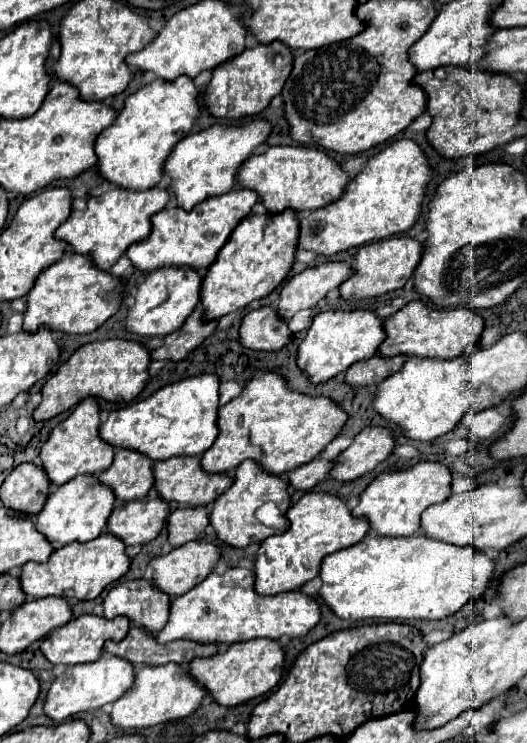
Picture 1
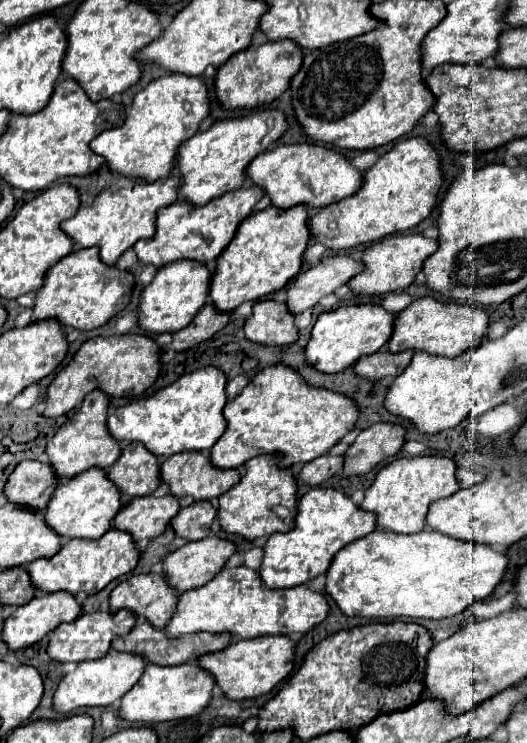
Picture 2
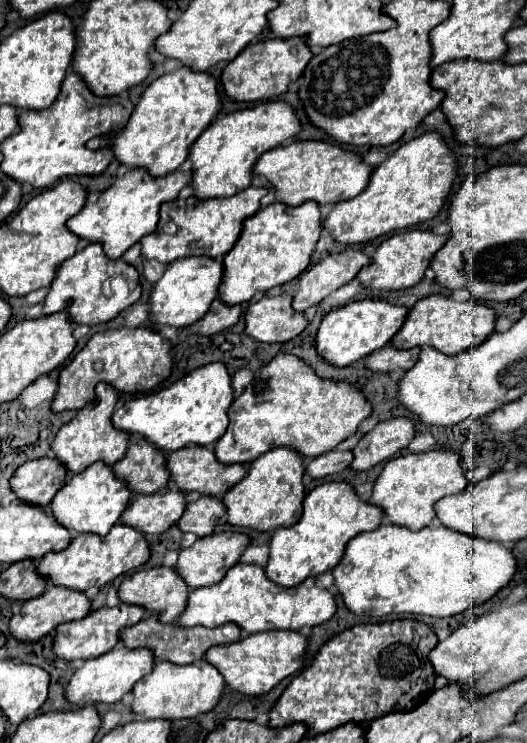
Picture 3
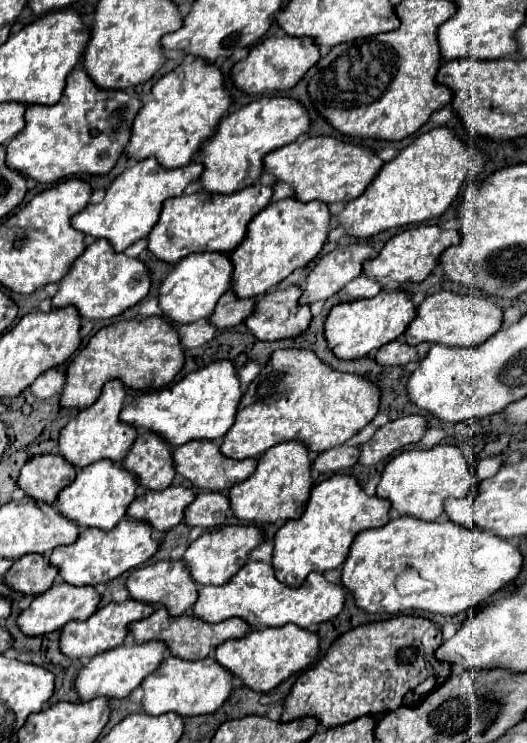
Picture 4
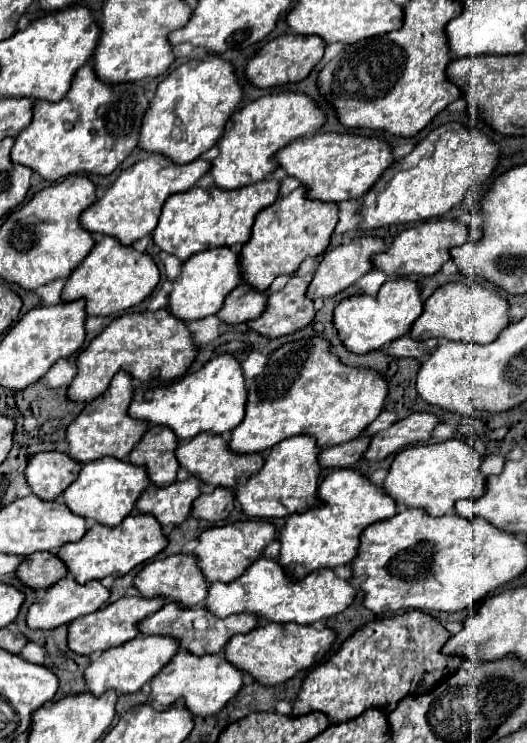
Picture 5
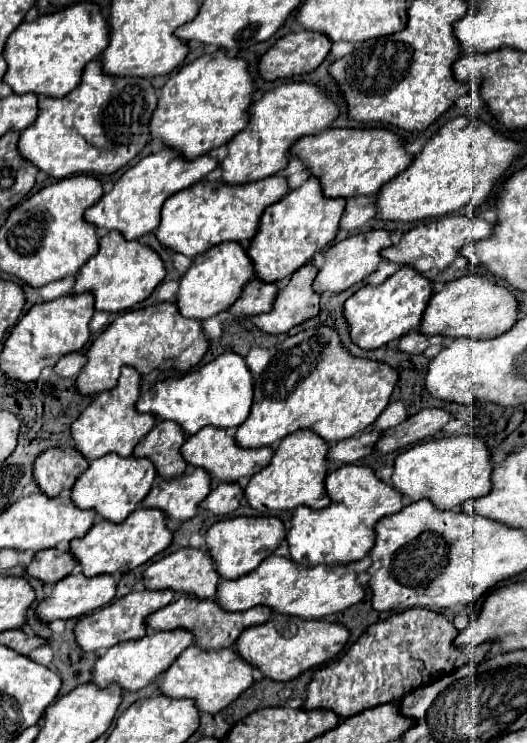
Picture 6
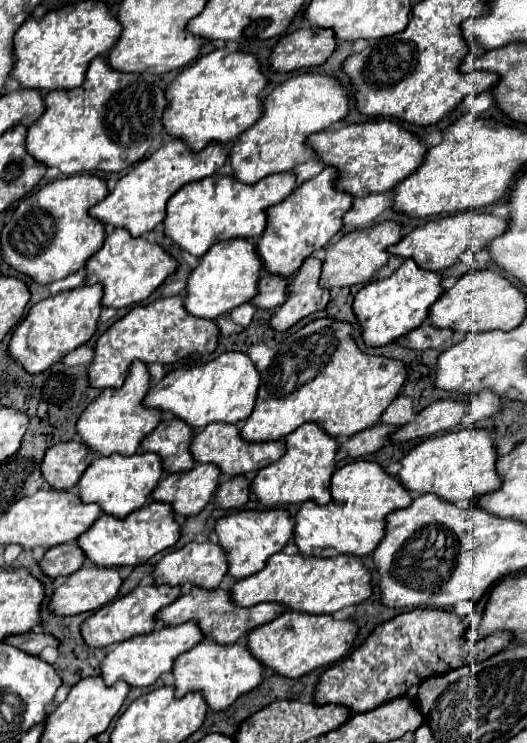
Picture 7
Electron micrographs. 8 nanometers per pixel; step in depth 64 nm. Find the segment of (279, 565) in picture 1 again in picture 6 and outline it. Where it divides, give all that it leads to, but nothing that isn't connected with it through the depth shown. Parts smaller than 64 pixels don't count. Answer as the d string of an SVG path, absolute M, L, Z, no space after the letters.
M346 464L336 468L326 476L324 488L330 496L330 506L314 512L310 512L310 508L296 508L292 514L292 526L286 532L290 560L302 566L348 564L364 558L370 550L370 544L374 544L370 528L374 528L378 518L402 510L402 496L398 496L394 488L378 480L366 466Z

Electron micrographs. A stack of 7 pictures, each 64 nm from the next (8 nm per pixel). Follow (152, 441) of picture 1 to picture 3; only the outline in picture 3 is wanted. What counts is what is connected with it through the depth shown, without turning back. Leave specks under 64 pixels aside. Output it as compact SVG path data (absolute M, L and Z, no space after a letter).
M214 362L214 364L206 364L202 368L192 370L190 374L180 378L178 382L174 382L170 386L164 386L164 388L158 388L152 394L144 394L144 396L138 396L138 398L132 398L132 400L124 402L112 414L112 426L116 430L126 432L126 434L144 436L150 444L154 444L158 450L162 450L166 454L174 452L174 450L180 450L180 448L186 448L186 446L212 446L226 432L226 424L228 424L226 408L232 400L234 400L232 380L226 372L226 366L220 364L220 362Z

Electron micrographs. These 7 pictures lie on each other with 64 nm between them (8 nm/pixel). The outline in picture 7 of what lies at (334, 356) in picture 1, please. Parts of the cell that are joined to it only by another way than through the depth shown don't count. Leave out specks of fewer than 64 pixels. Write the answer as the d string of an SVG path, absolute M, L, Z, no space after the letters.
M404 260L404 264L390 278L366 284L352 302L352 312L362 328L364 344L370 348L384 346L418 328L428 318L428 310L438 300L438 294L442 294L440 282L440 274L422 272L414 260Z

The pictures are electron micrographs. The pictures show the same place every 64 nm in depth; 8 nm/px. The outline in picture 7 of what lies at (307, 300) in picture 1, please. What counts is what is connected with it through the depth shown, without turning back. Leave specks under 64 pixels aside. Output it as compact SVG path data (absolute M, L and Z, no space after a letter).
M382 222L378 226L366 230L354 230L344 234L336 244L326 248L326 260L322 264L320 286L322 288L344 288L368 282L386 262L388 262L388 246L400 240L400 224L398 222Z

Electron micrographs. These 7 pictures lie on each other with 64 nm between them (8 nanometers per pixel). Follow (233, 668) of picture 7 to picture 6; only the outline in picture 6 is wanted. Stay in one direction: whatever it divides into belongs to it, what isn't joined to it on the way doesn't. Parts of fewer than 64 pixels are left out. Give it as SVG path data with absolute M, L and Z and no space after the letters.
M186 648L168 670L158 678L158 690L168 698L190 698L194 700L198 712L216 714L238 698L246 688L254 684L254 668L246 664L232 648L222 652L198 652L198 648Z

